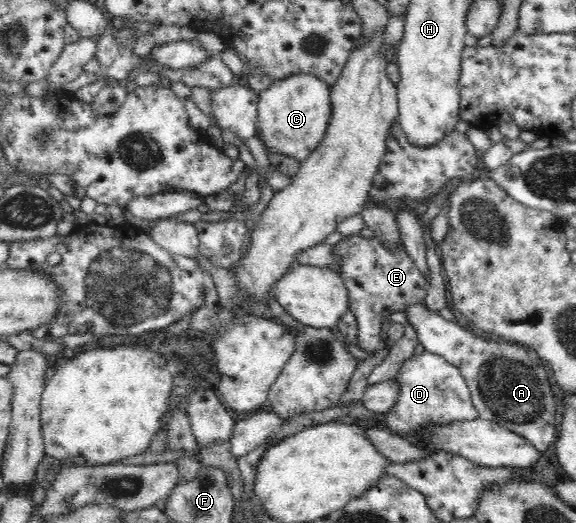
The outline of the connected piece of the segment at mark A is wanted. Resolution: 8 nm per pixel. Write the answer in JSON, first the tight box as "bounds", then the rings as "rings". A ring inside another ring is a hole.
{"bounds":[404,302,556,454],"rings":[[[423,302],[406,307],[404,312],[425,350],[442,356],[458,368],[469,386],[478,418],[520,434],[542,454],[552,442],[556,442],[556,402],[548,381],[549,368],[534,358],[528,348],[498,337],[496,341],[485,340],[457,322],[430,311]]]}

